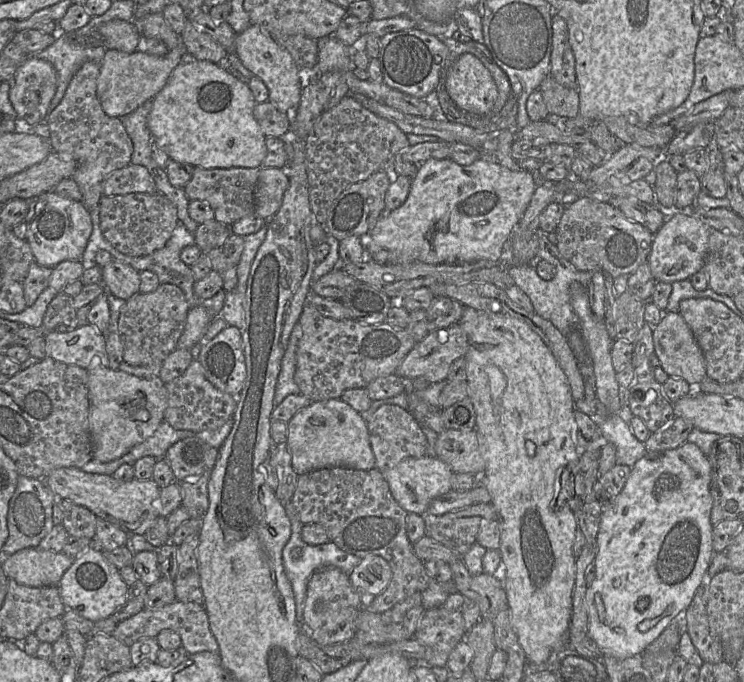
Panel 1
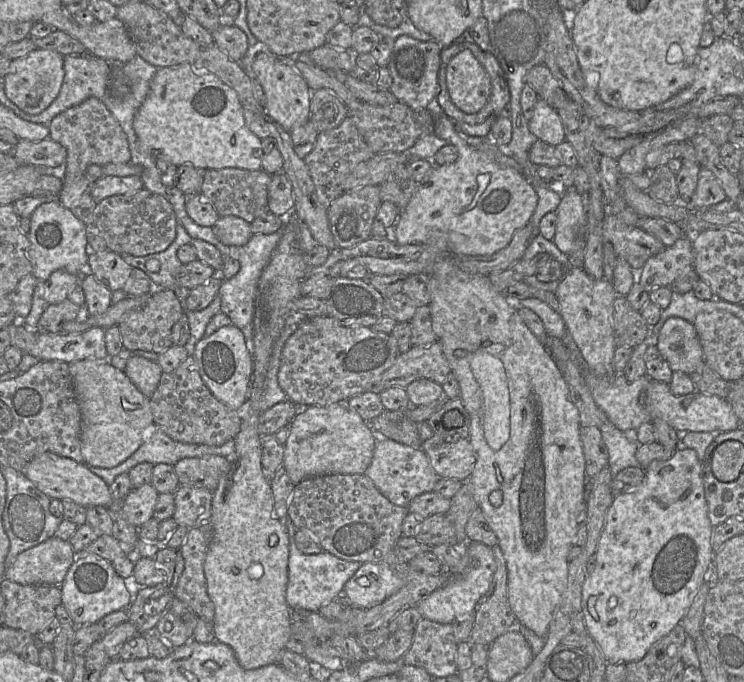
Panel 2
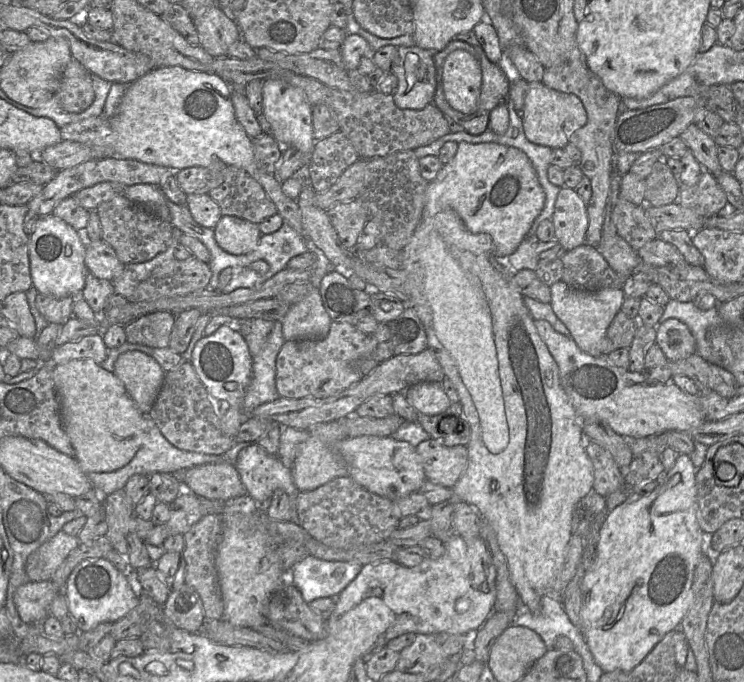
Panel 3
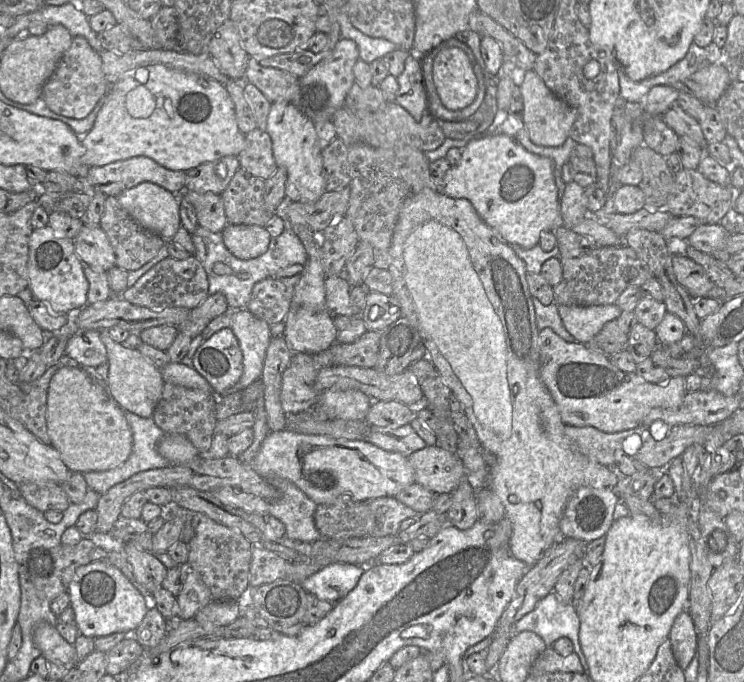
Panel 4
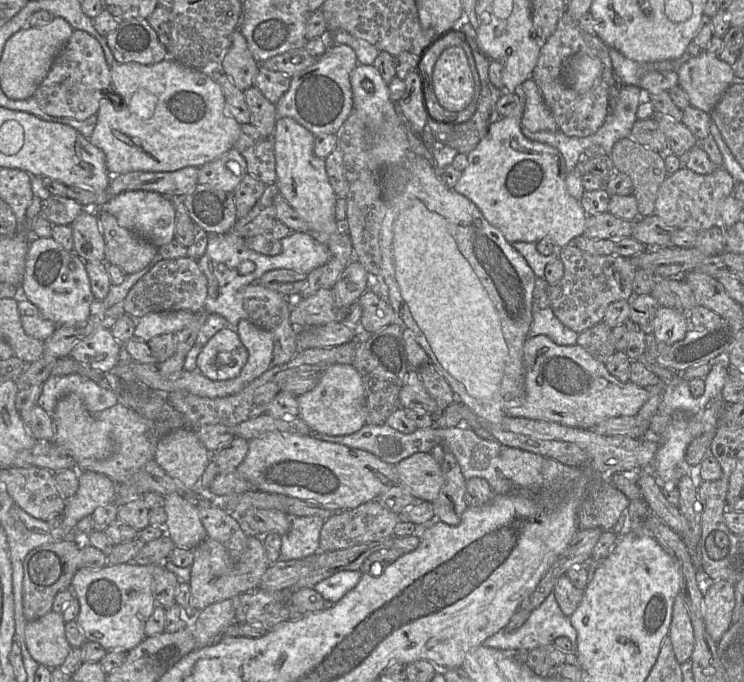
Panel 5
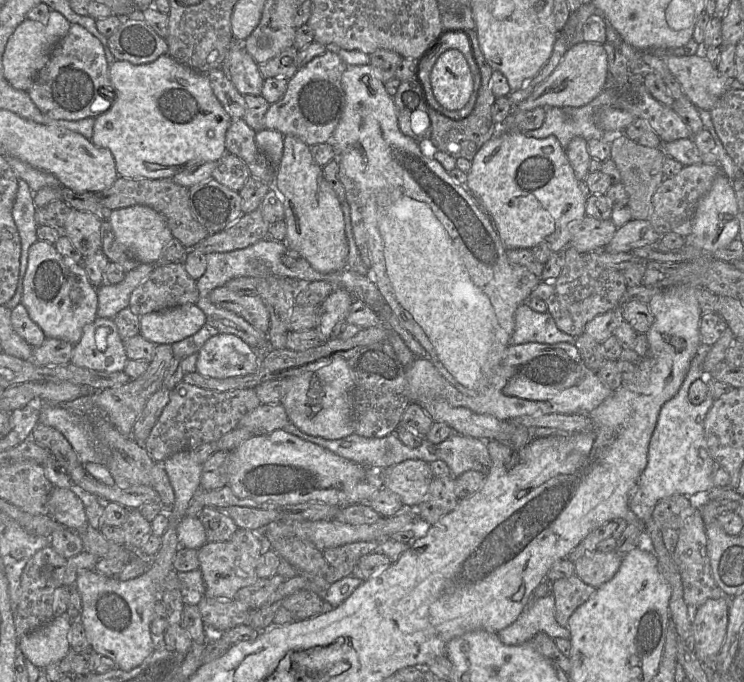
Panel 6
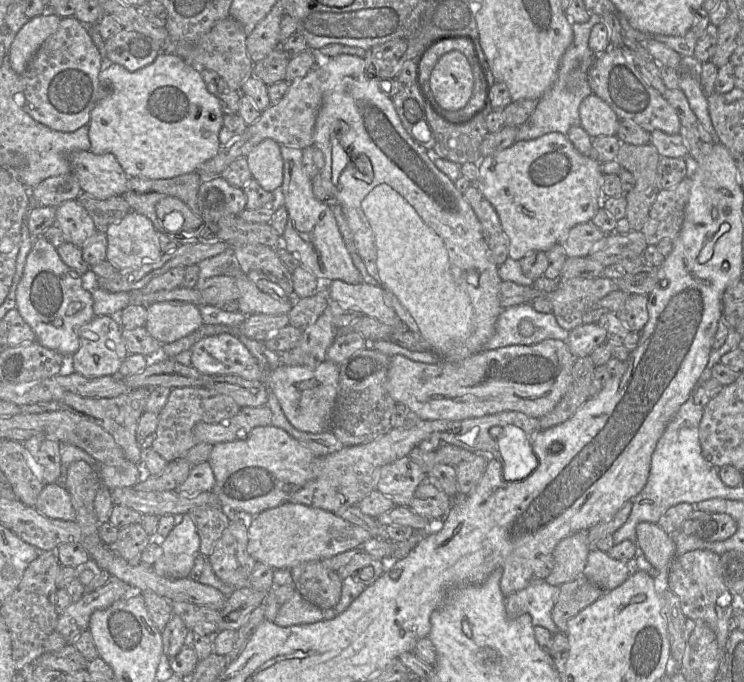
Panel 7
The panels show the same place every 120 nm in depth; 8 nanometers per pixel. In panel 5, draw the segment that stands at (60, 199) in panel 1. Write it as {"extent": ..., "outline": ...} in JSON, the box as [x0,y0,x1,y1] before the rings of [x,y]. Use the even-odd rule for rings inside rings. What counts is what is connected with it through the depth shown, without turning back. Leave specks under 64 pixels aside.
{"extent":[23,237,96,326],"outline":[[[52,237],[32,238],[26,258],[23,294],[44,318],[57,326],[77,326],[87,321],[96,306],[85,262],[74,252],[66,251]]]}

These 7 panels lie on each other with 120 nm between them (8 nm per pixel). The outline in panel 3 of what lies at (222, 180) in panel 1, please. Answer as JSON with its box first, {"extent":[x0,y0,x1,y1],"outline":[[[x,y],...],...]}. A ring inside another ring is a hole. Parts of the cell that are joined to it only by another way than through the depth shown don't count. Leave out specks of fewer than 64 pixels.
{"extent":[208,166,277,224],"outline":[[[227,166],[221,185],[208,194],[220,207],[222,216],[234,216],[260,224],[277,214],[262,185],[245,170]]]}

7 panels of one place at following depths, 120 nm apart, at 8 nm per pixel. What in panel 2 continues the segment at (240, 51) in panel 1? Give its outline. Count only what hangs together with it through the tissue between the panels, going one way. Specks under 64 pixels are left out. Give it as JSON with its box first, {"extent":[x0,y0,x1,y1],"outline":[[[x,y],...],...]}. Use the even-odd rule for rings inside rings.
{"extent":[252,49,312,133],"outline":[[[262,49],[254,56],[252,73],[264,90],[265,111],[268,119],[278,123],[289,133],[309,120],[312,91],[305,79],[288,61]]]}

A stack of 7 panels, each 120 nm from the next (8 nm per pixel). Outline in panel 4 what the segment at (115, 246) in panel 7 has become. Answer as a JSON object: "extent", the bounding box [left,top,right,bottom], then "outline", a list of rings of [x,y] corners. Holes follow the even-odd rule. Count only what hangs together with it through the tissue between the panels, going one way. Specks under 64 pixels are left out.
{"extent":[117,183,182,241],"outline":[[[140,183],[117,199],[136,222],[166,241],[171,241],[182,226],[178,195],[157,184]]]}

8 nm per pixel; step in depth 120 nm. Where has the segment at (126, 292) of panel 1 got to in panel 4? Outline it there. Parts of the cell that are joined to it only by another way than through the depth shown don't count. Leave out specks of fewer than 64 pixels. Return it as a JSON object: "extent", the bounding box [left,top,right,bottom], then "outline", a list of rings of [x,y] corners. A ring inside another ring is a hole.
{"extent":[74,225,116,272],"outline":[[[83,225],[74,239],[75,252],[83,265],[108,272],[116,266],[116,256],[109,239],[100,226]]]}

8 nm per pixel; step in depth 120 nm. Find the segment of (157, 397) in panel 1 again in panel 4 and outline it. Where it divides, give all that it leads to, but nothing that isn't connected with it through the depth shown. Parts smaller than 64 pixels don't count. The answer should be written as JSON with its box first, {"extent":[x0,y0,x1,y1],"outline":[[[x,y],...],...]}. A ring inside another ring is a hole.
{"extent":[47,366,133,472],"outline":[[[64,366],[53,375],[47,397],[47,429],[51,446],[60,454],[71,472],[107,471],[123,464],[131,454],[133,437],[125,411],[111,397],[108,388],[99,384],[82,367]]]}

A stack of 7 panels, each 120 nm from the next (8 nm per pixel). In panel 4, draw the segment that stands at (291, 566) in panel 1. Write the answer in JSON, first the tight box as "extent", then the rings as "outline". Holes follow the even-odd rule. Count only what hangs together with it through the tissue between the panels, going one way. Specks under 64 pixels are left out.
{"extent":[301,563,364,603],"outline":[[[333,563],[301,582],[303,589],[320,600],[337,603],[357,585],[364,565]]]}

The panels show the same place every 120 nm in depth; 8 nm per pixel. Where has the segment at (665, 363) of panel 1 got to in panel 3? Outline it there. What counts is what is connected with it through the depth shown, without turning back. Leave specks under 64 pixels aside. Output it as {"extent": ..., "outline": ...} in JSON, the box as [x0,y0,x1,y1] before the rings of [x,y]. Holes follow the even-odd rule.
{"extent":[656,318,696,361],"outline":[[[676,318],[656,326],[656,343],[669,361],[677,361],[696,353],[696,343],[689,328]]]}

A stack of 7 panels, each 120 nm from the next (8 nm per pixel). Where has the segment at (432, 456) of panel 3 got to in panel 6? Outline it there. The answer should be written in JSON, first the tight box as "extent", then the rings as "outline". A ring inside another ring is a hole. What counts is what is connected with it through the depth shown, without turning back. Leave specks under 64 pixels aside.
{"extent":[381,459,435,509],"outline":[[[407,459],[381,471],[384,487],[396,493],[408,509],[415,509],[428,496],[435,478],[430,464],[418,459]]]}

